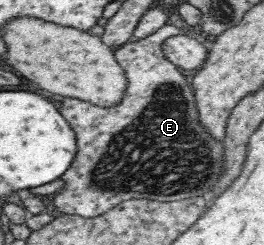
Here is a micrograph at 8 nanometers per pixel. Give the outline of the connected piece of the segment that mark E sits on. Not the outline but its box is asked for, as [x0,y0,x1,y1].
[51,24,223,218]

